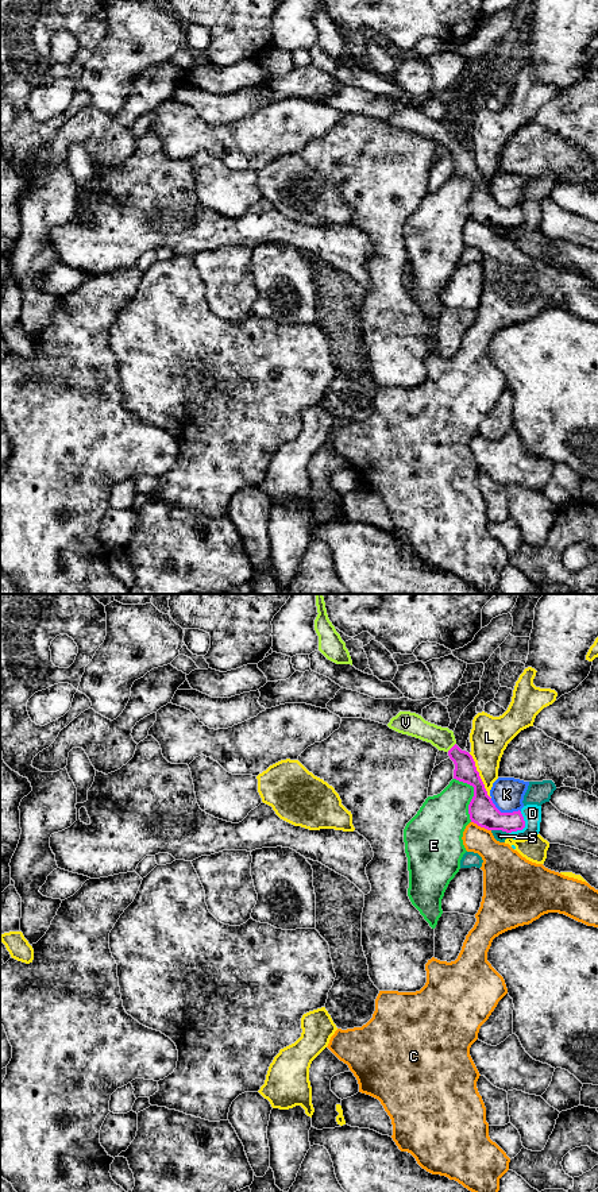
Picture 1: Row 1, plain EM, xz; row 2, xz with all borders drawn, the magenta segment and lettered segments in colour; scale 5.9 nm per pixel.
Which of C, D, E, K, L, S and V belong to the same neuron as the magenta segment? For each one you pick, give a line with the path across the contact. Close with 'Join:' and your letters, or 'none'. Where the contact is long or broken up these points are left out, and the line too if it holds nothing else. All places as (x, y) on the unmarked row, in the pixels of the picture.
V: runs through xz (465, 166), (465, 158), (452, 142), (443, 134)
Join: V

